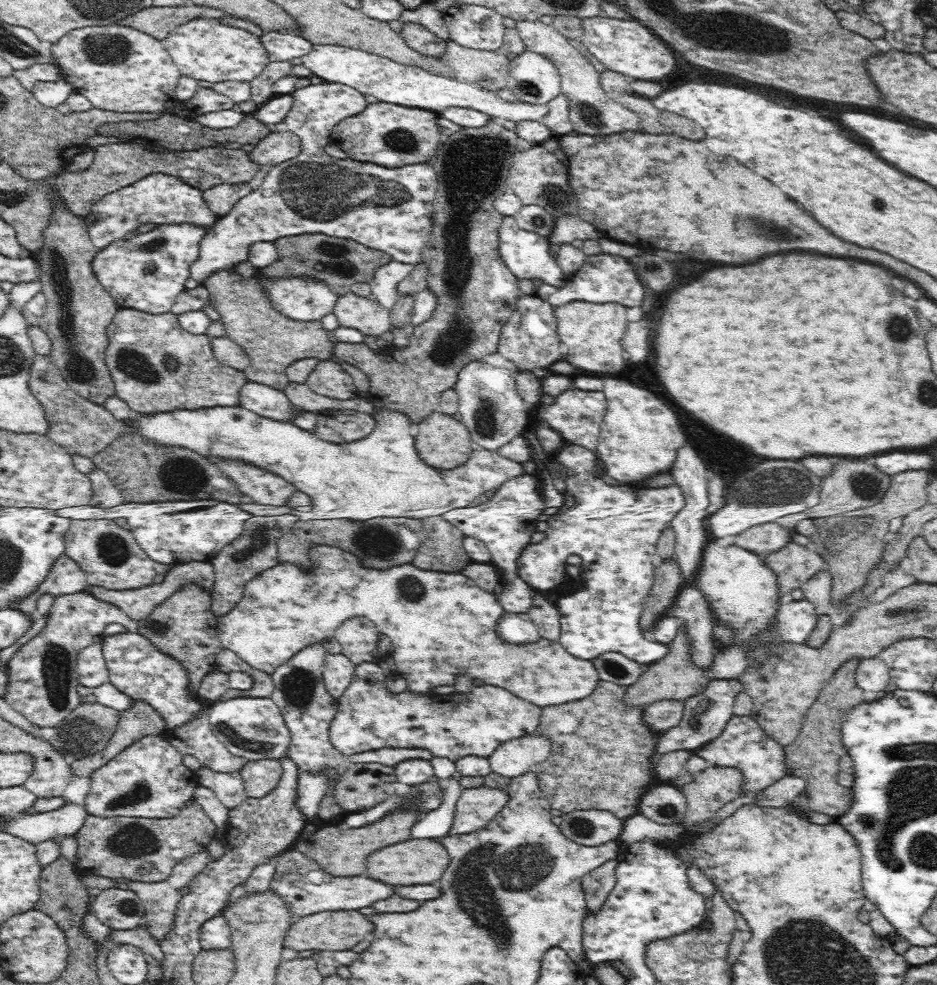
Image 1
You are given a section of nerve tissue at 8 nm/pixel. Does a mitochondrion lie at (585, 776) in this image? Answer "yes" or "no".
no

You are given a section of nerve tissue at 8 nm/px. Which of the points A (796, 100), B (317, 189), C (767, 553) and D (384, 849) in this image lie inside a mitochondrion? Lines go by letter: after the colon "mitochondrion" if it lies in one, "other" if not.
A: other
B: mitochondrion
C: other
D: other

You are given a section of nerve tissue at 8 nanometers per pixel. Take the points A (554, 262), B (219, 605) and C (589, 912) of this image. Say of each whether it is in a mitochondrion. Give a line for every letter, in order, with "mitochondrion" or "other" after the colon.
A: other
B: other
C: other

